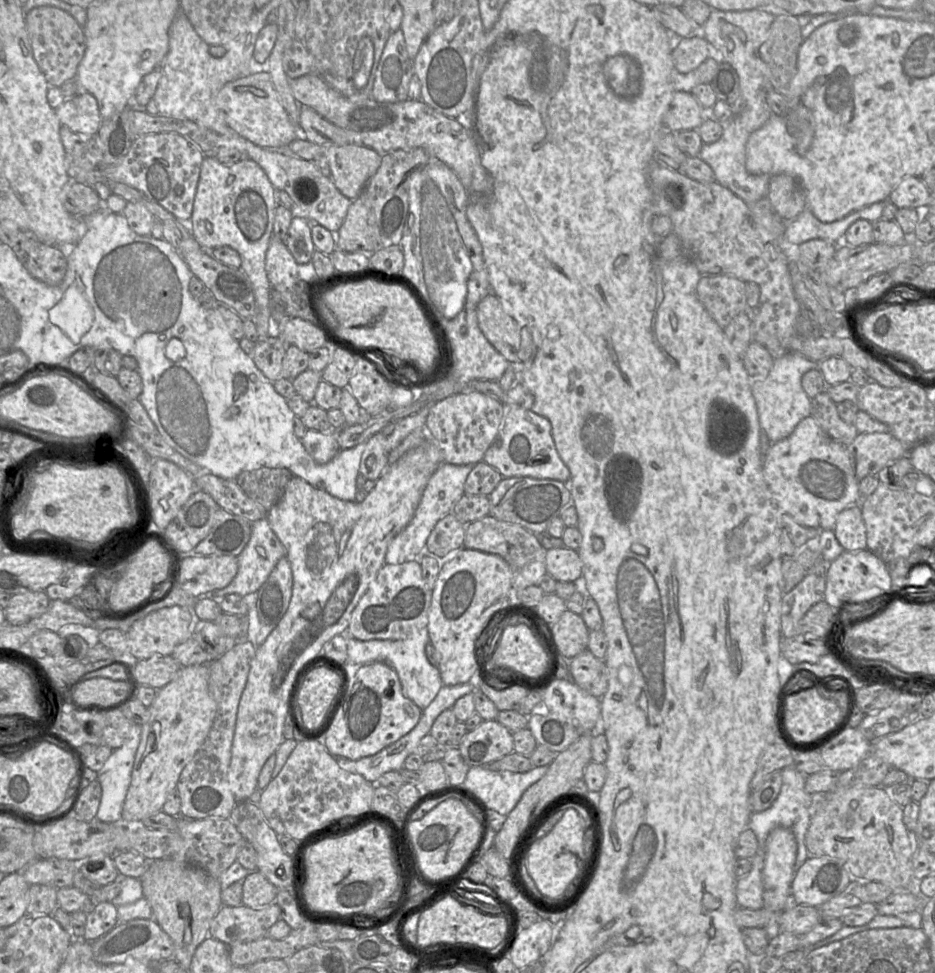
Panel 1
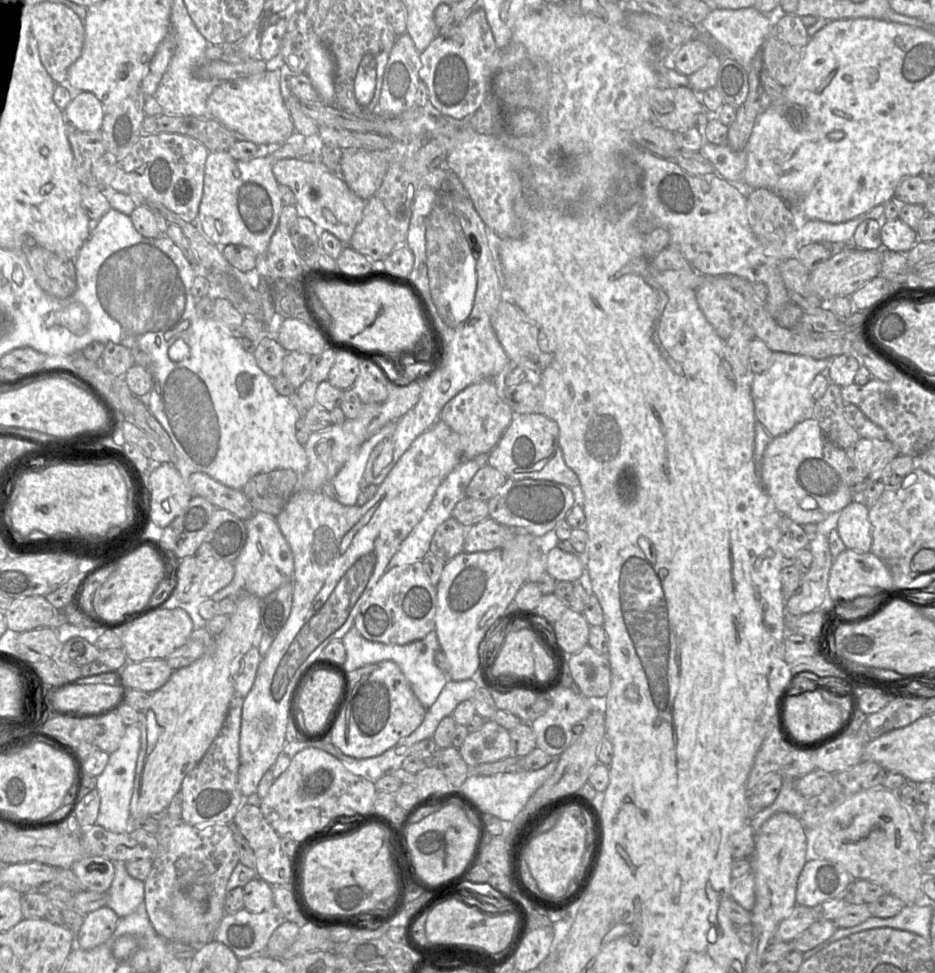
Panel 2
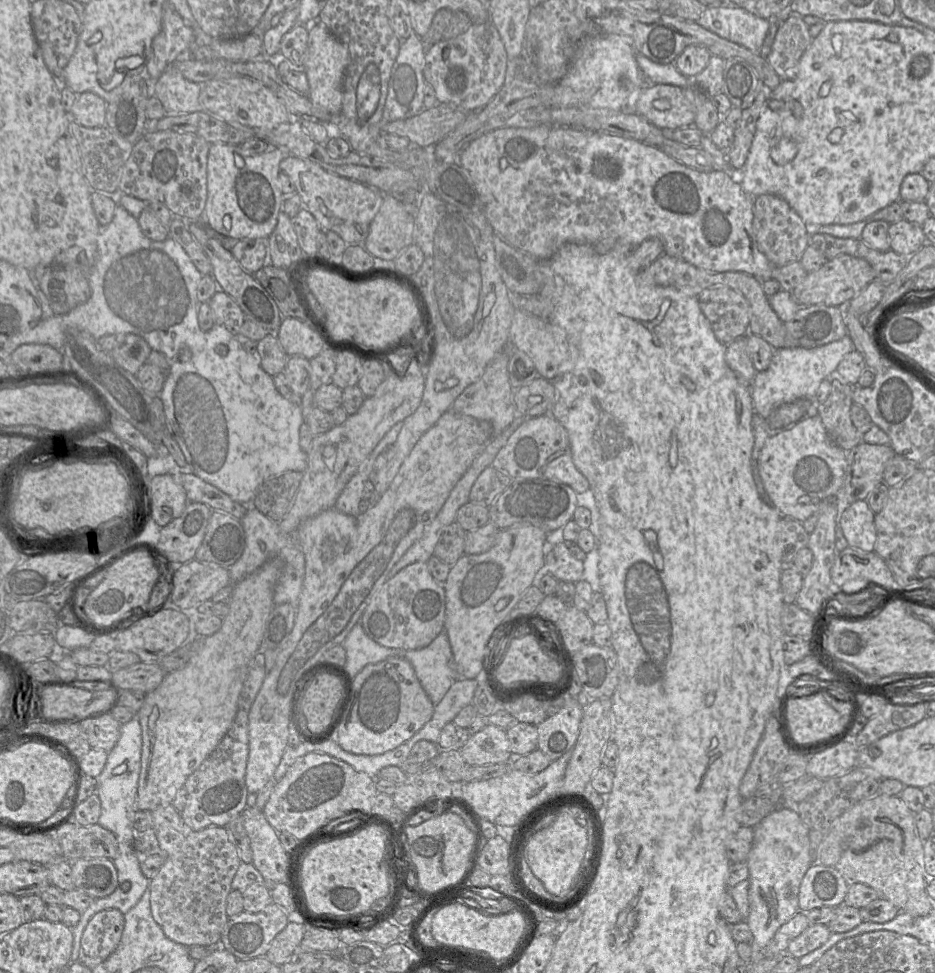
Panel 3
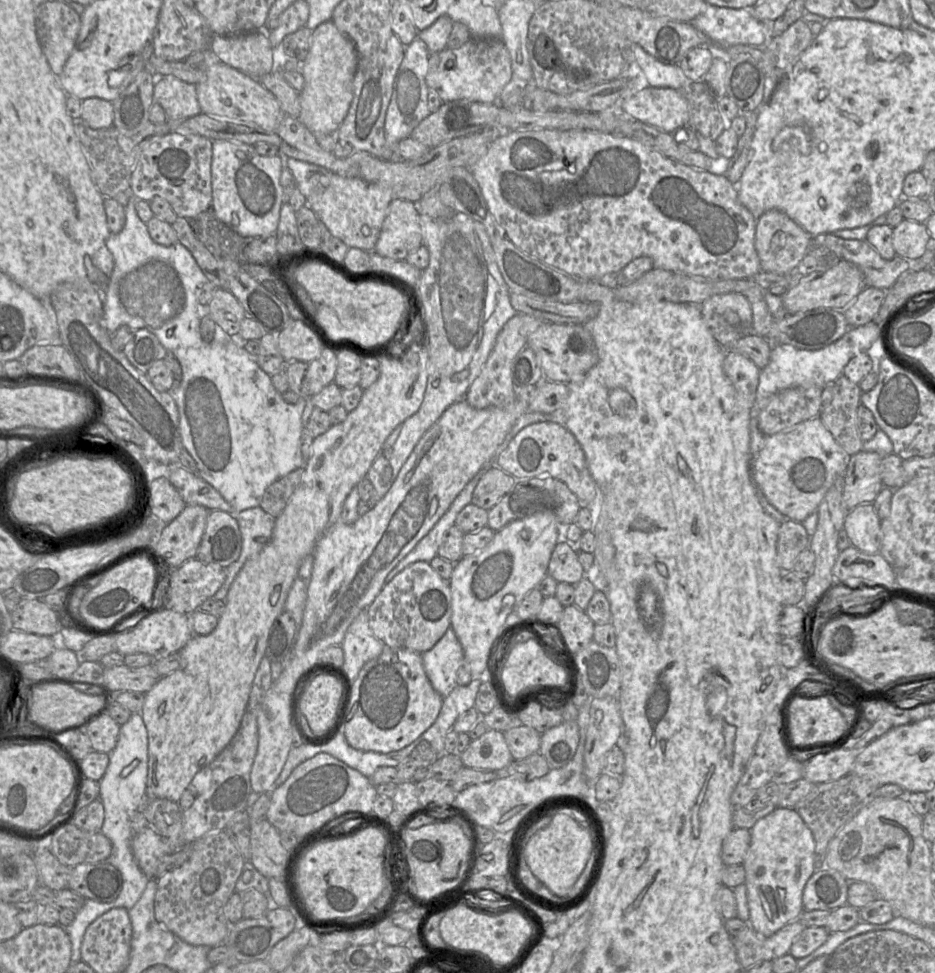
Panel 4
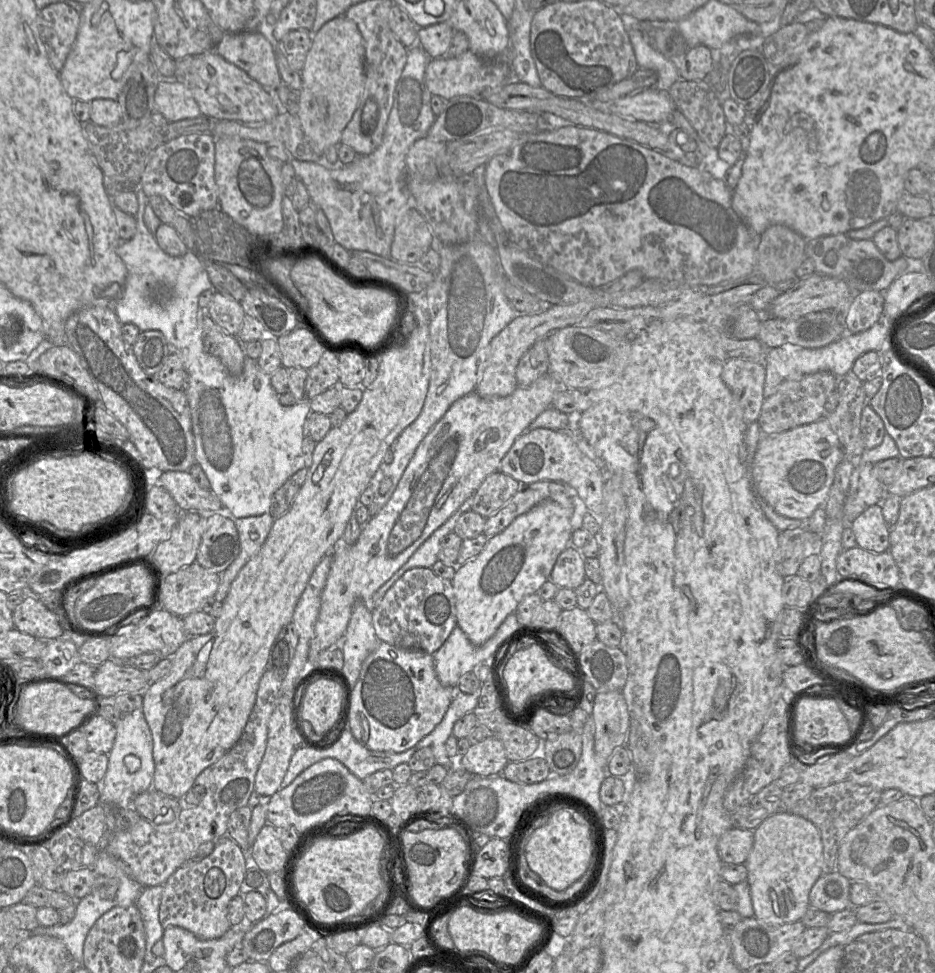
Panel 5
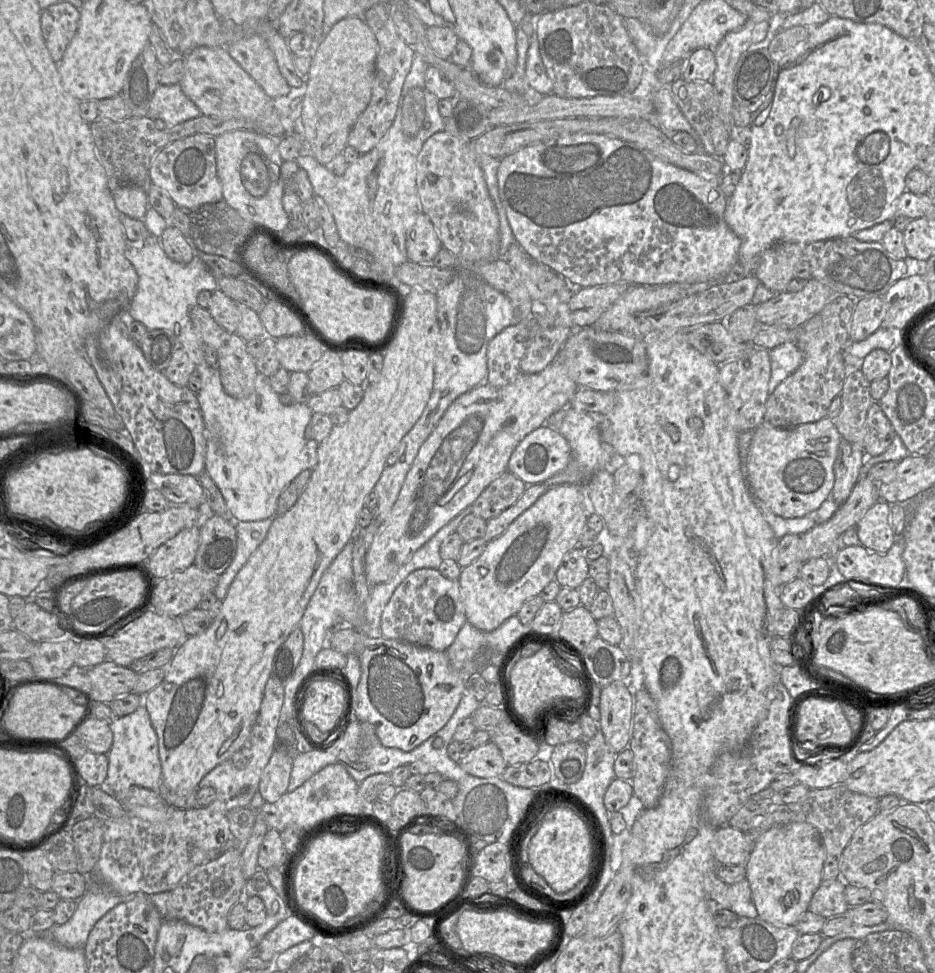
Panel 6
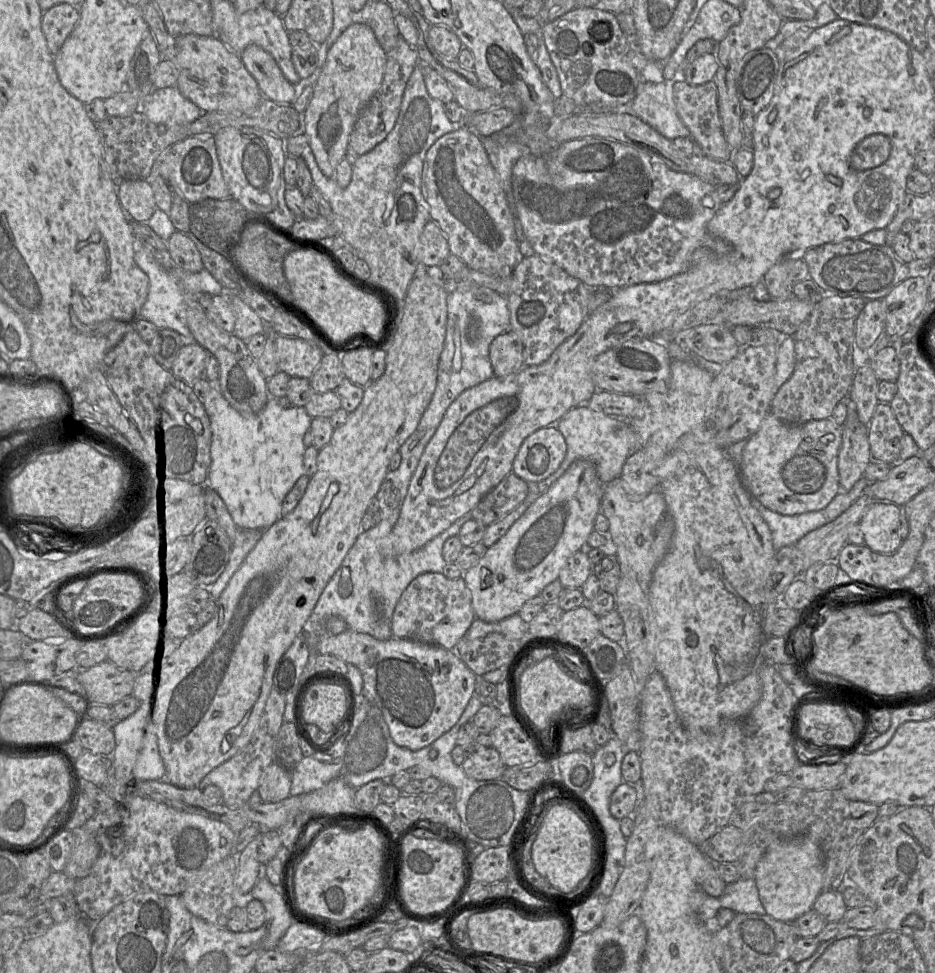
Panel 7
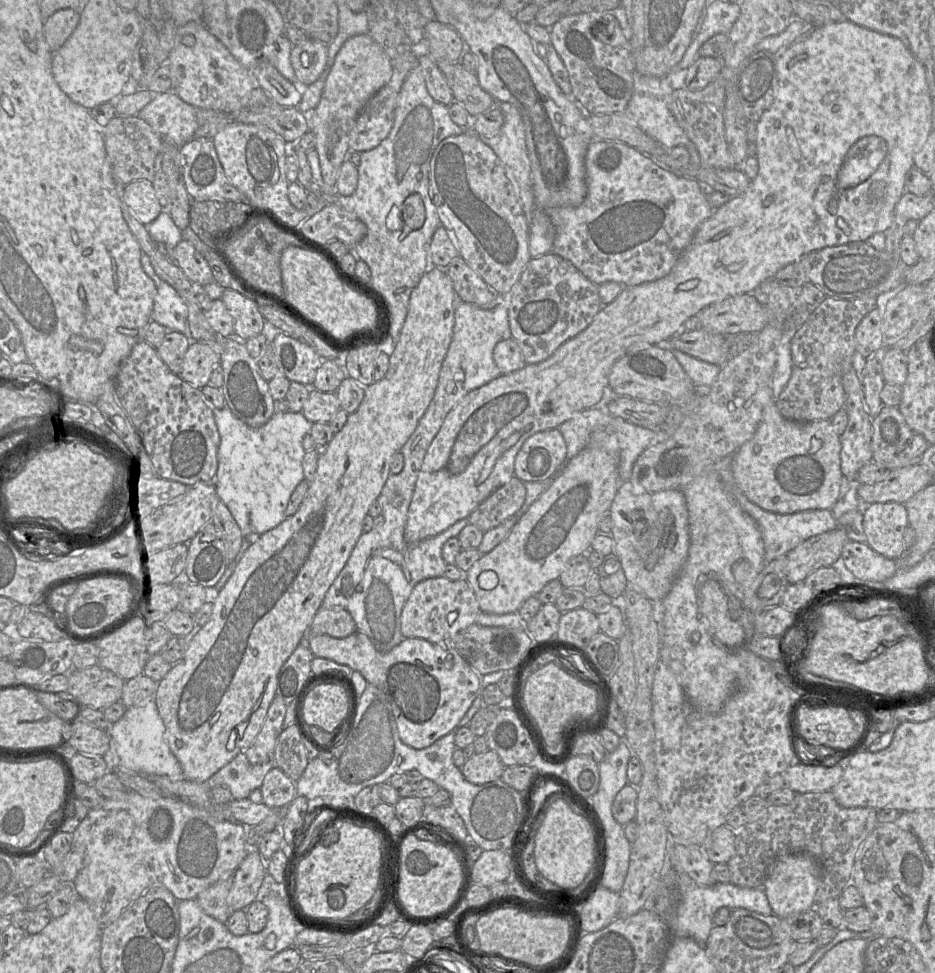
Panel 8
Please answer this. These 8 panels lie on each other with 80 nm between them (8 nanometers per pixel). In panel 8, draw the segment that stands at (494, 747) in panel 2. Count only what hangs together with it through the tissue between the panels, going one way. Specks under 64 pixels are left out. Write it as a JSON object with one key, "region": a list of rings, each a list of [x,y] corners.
{"region":[[[495,751],[475,753],[460,768],[467,781],[482,785],[500,779],[505,765]]]}

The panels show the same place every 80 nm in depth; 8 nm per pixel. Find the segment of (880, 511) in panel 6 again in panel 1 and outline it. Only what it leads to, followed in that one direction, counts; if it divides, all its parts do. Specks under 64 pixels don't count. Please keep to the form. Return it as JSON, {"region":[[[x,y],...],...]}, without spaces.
{"region":[[[860,504],[843,510],[836,518],[833,531],[845,551],[867,549],[866,526]]]}

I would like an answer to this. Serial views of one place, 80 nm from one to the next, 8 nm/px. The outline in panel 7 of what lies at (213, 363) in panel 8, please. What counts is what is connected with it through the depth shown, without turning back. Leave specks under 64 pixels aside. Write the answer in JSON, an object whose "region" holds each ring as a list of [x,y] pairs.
{"region":[[[186,342],[181,347],[173,362],[172,374],[189,386],[204,376],[206,359],[211,355],[205,348],[196,342]]]}

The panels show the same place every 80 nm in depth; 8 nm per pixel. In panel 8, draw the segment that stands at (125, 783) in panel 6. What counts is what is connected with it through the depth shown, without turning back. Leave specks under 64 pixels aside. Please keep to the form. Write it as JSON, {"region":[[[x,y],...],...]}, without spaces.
{"region":[[[155,694],[153,698],[127,707],[124,715],[110,726],[110,738],[119,763],[127,769],[144,775],[165,775],[172,779],[184,778],[181,765],[165,740],[165,727],[157,710]]]}

